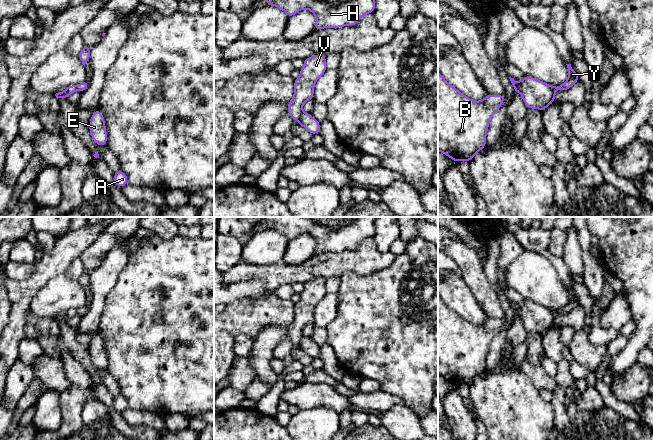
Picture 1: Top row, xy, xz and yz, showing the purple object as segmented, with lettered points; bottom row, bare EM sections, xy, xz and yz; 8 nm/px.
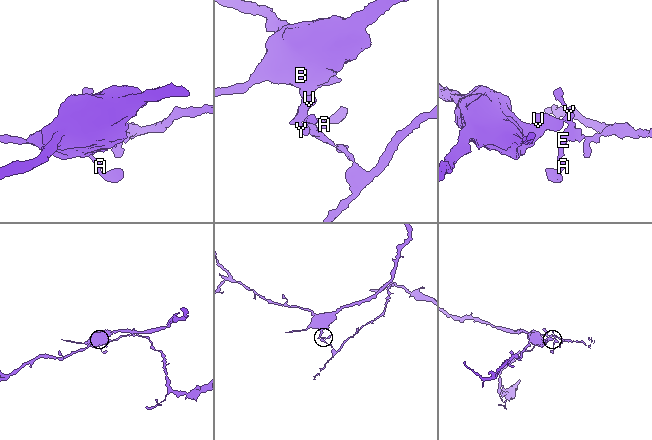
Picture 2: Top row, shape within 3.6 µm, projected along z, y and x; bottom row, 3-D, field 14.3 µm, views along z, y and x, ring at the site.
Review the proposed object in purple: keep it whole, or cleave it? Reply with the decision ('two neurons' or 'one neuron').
two neurons

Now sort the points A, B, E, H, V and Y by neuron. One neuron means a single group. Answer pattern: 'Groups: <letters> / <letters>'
Groups: A E Y / B H V

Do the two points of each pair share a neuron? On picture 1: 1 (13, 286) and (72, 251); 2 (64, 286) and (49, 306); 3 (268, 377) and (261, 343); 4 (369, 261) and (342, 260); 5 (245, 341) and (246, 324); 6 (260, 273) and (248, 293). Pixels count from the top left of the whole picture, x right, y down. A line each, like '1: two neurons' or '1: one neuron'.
1: one neuron
2: one neuron
3: one neuron
4: one neuron
5: two neurons
6: two neurons

